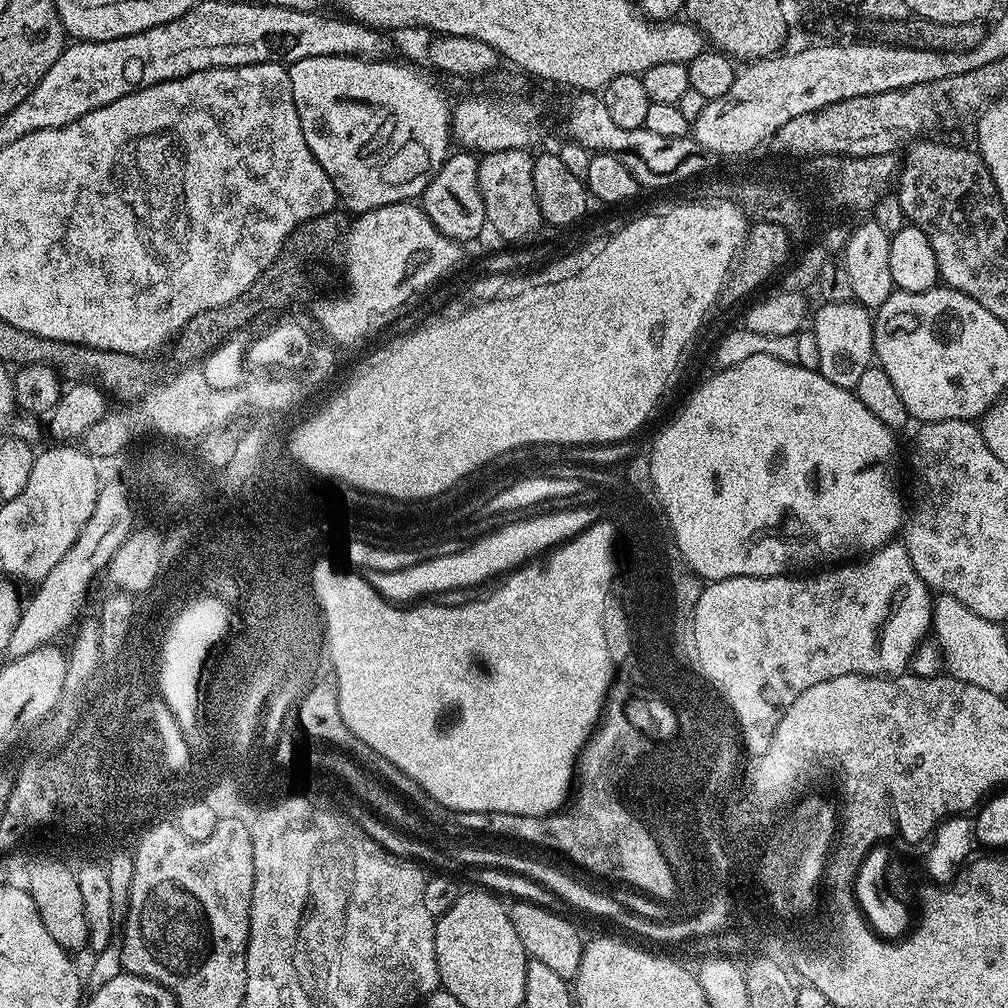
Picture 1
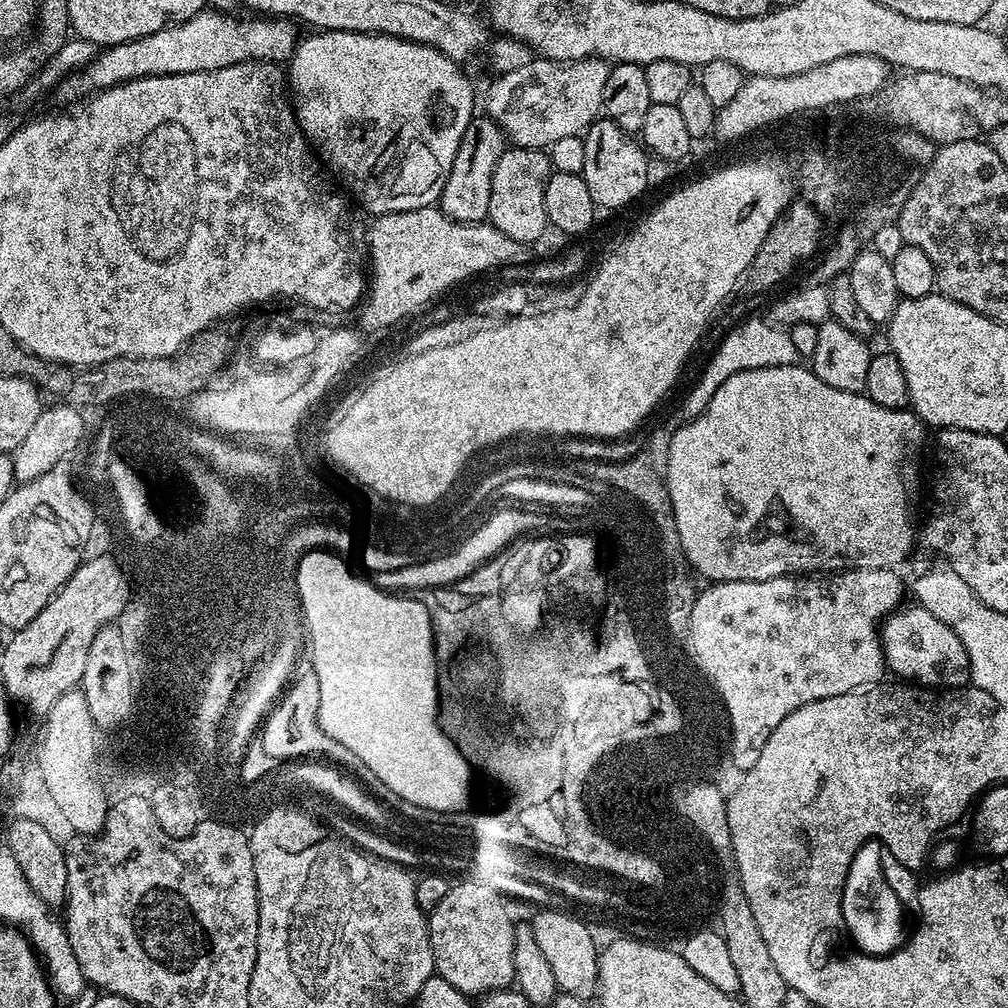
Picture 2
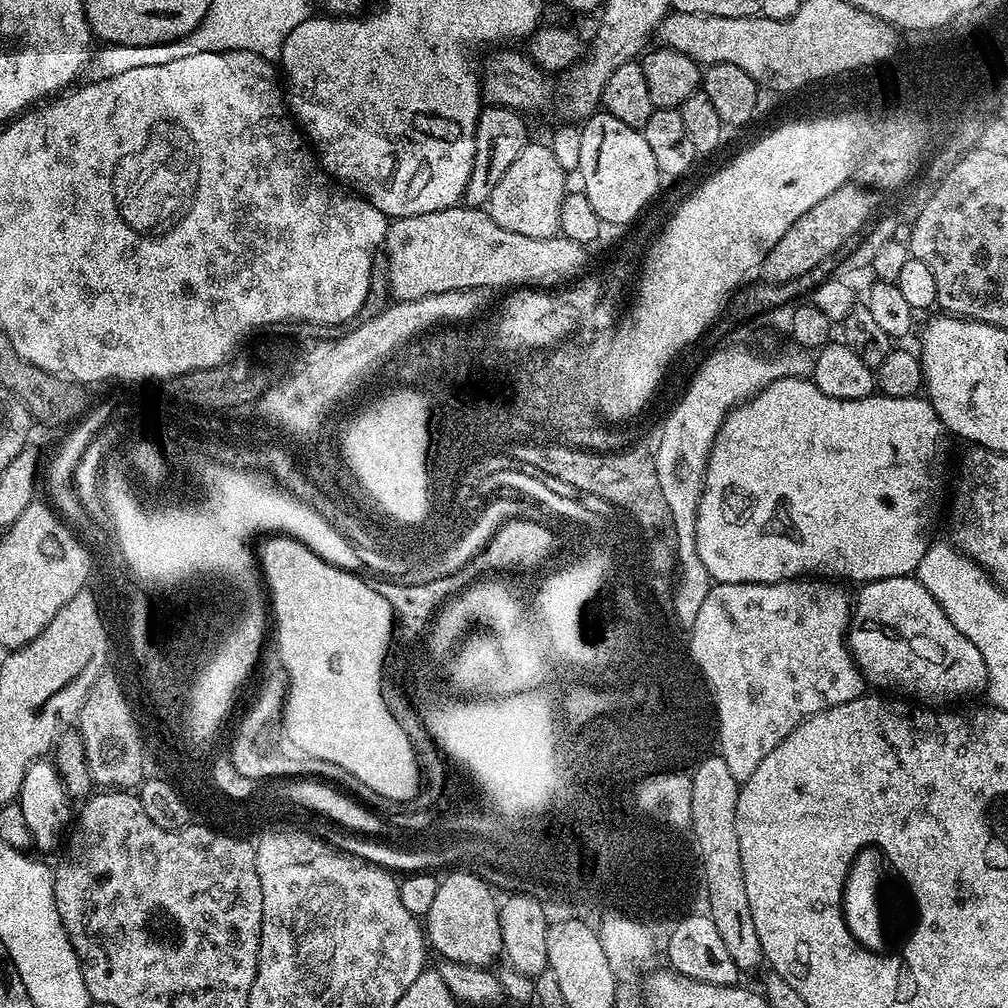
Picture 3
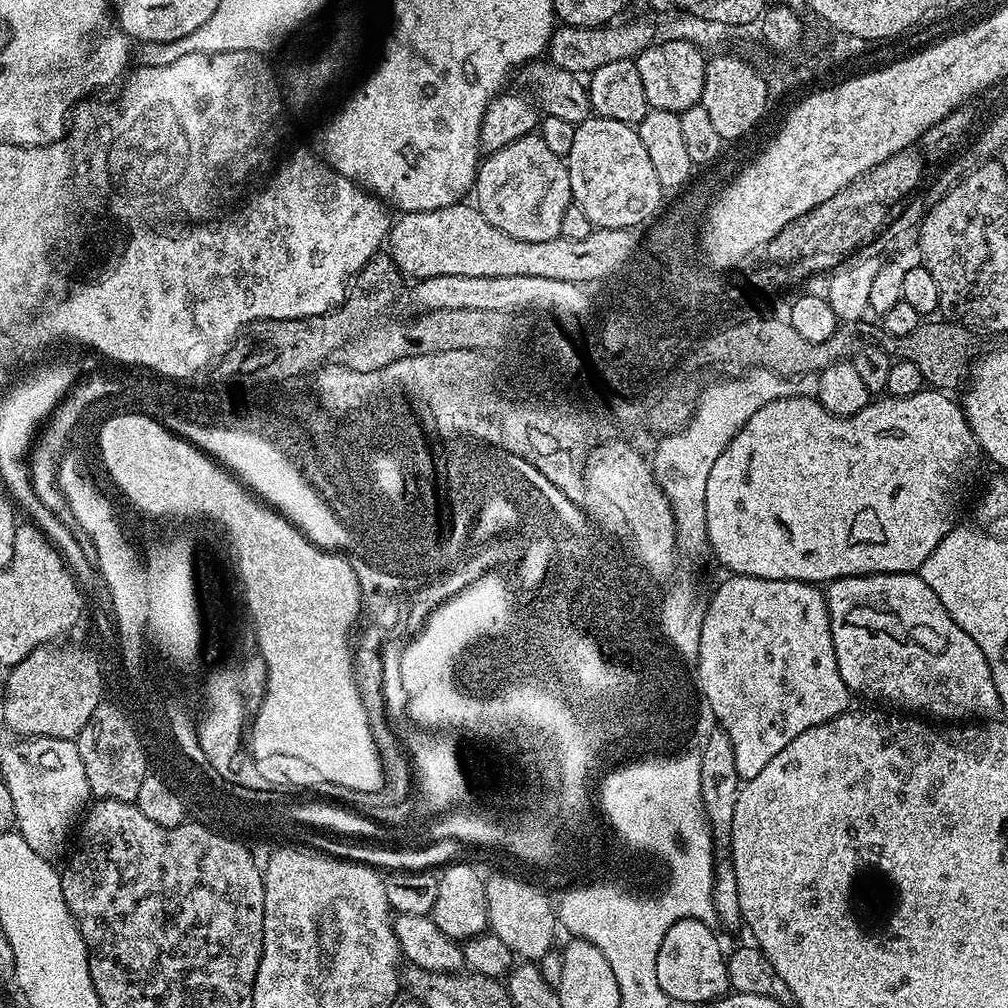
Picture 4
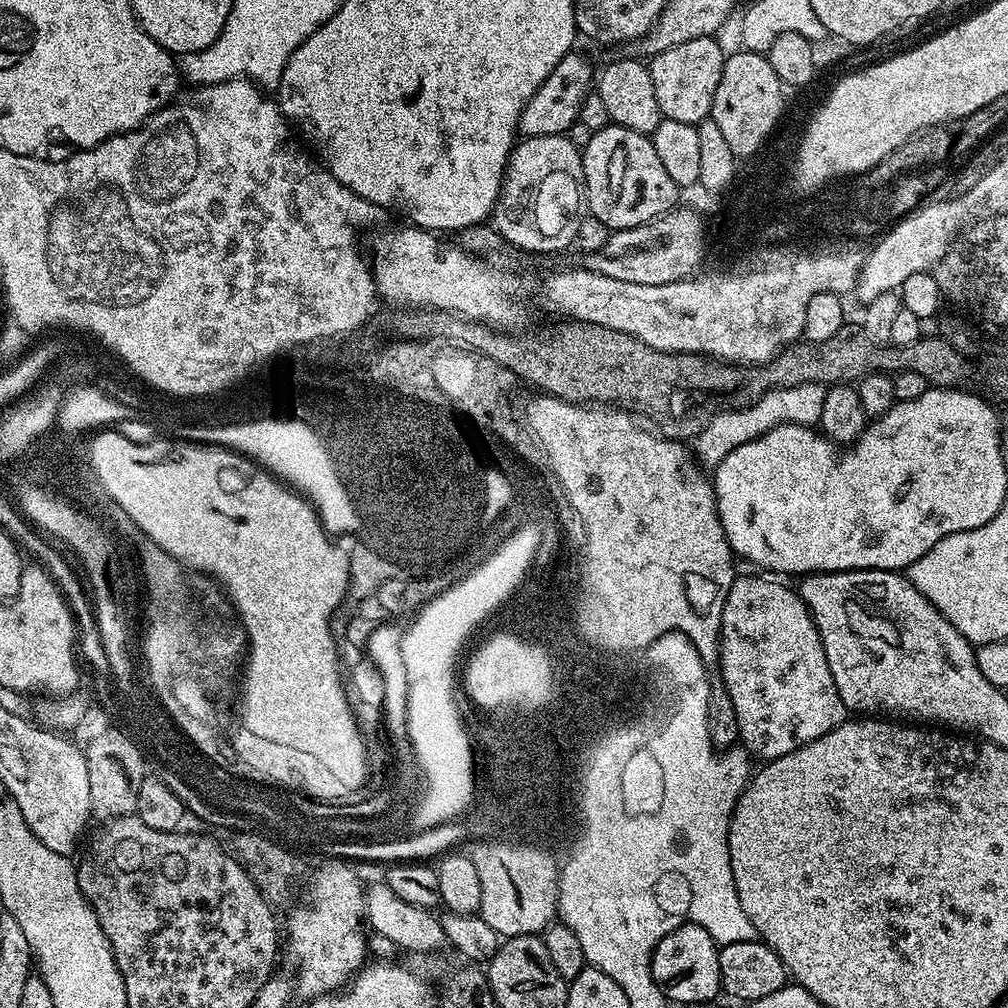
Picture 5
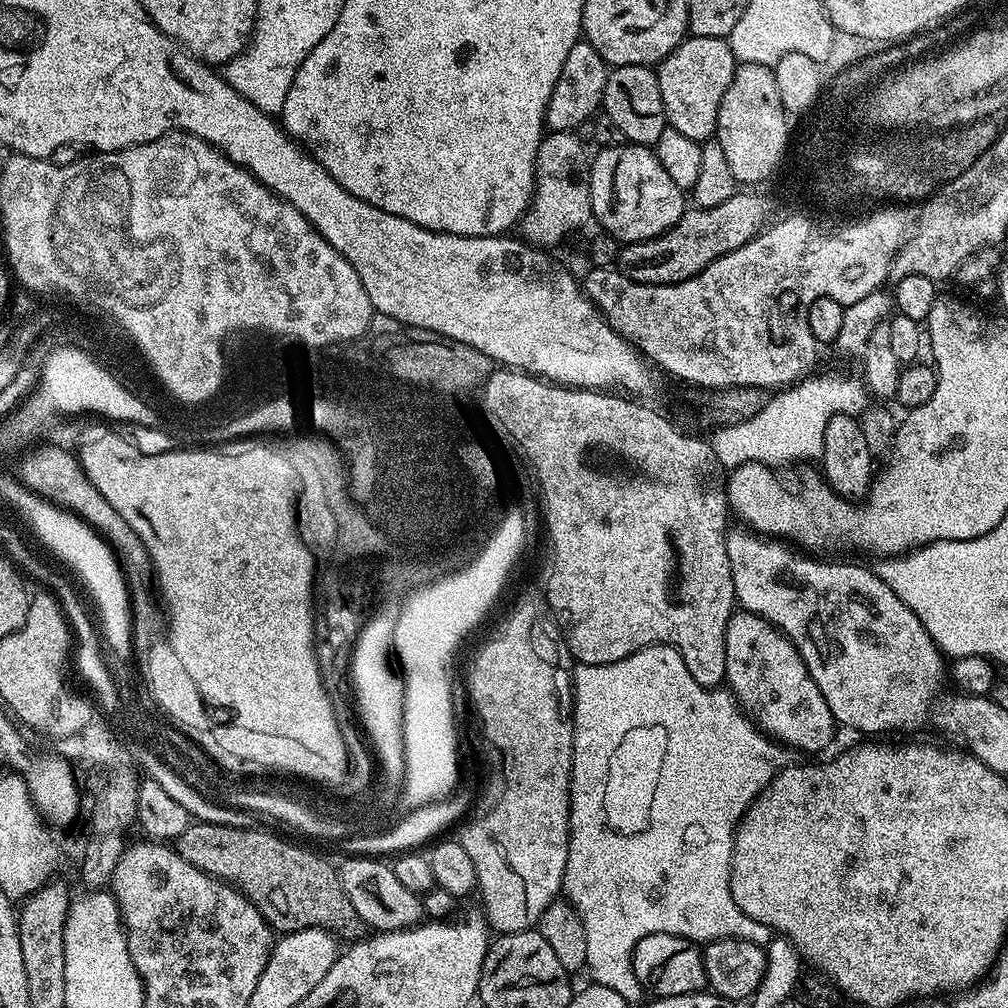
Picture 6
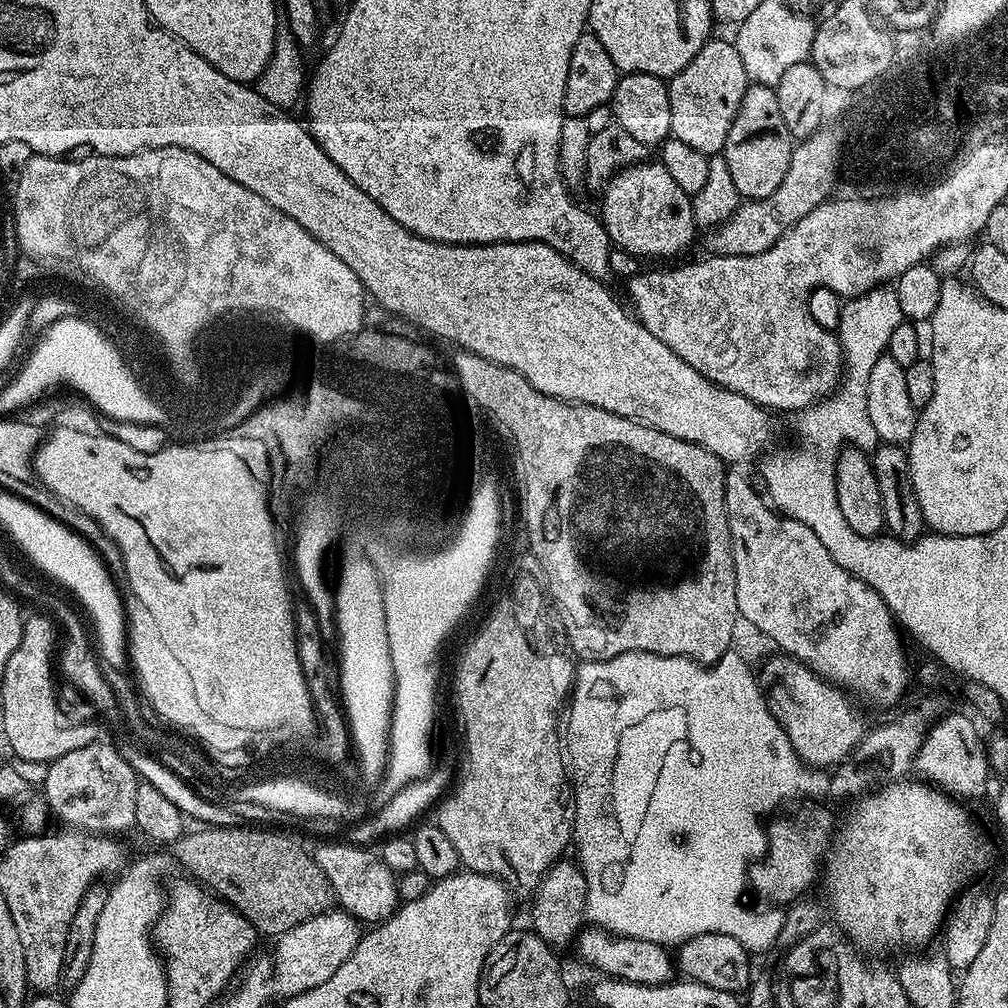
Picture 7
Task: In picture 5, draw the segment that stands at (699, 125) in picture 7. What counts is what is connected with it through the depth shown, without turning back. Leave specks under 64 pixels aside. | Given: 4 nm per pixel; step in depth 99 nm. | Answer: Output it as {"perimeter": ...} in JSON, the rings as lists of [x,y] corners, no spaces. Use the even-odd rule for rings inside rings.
{"perimeter":[[[703,36],[702,38],[690,38],[690,42],[682,42],[678,46],[670,46],[670,50],[662,50],[662,54],[651,57],[648,64],[650,82],[654,82],[654,94],[658,98],[658,110],[661,117],[665,120],[694,125],[709,119],[712,114],[714,94],[718,91],[718,81],[722,78],[725,55],[716,38]]]}

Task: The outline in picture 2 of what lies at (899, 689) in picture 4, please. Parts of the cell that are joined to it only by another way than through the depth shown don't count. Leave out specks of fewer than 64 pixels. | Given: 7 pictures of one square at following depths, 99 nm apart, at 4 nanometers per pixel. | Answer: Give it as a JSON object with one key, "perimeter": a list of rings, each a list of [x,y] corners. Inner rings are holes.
{"perimeter":[[[901,606],[884,621],[880,639],[884,645],[884,662],[889,673],[897,672],[904,682],[915,682],[932,690],[963,688],[969,683],[968,655],[958,634],[946,622],[934,618],[930,610],[919,606]]]}

